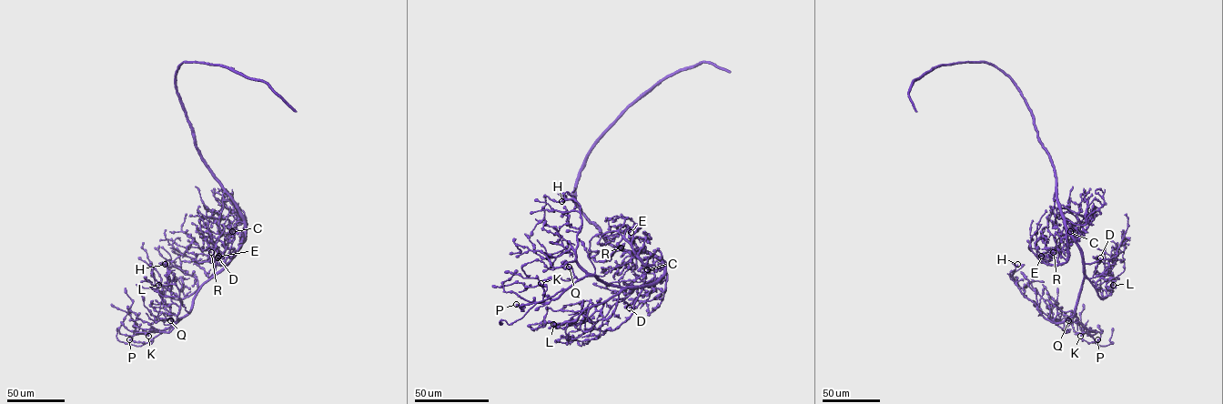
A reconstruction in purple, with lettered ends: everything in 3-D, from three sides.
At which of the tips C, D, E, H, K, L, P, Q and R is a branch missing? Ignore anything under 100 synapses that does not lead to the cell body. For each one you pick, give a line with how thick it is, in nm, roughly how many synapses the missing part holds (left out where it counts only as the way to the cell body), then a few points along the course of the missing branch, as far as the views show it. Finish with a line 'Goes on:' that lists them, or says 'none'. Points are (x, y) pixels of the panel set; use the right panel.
D: 420 nm thick; about 160 synapses
Goes on: D

